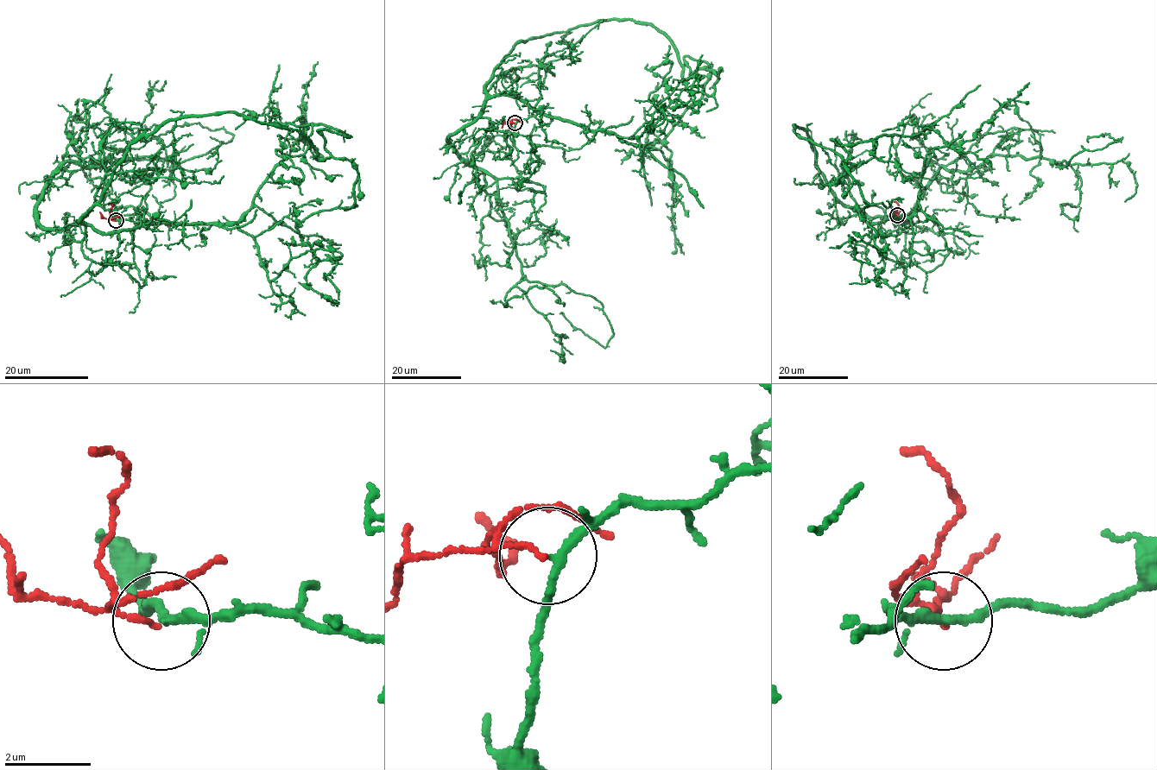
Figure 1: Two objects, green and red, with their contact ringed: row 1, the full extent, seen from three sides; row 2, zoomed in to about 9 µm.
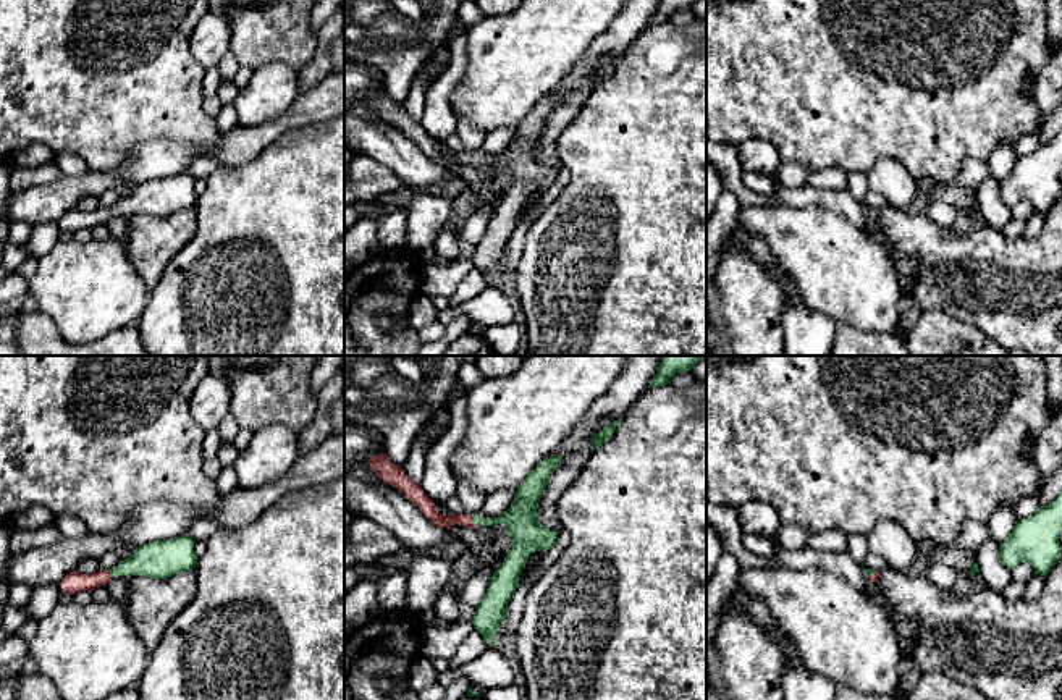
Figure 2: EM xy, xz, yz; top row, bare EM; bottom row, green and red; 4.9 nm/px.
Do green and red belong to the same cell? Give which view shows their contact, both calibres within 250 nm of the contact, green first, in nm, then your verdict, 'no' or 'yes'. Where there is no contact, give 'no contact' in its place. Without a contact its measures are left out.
meets green in xz; 160 nm thick on the green side, 80 nm on the other; yes

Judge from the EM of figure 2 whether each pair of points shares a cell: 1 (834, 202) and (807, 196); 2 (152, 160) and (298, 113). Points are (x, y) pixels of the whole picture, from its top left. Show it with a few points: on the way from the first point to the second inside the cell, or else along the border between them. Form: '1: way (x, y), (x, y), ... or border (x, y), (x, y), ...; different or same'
1: way (828, 199), (813, 196); same
2: way (188, 152), (238, 147), (262, 136); same

